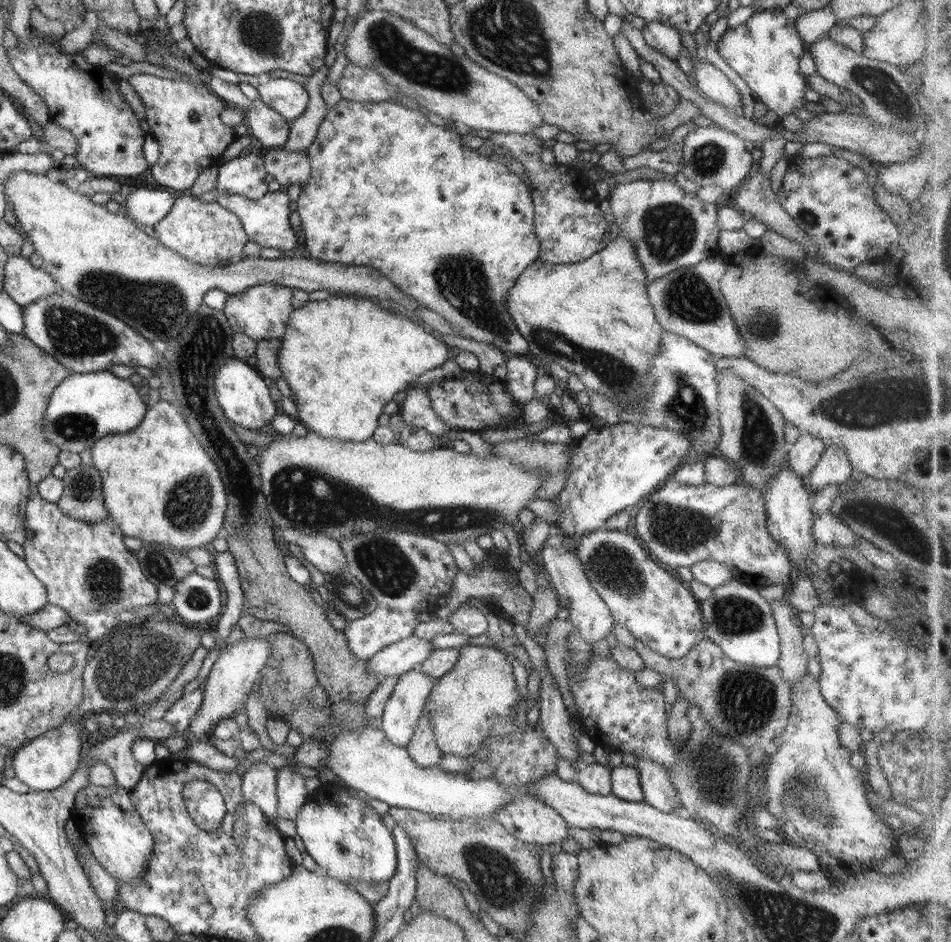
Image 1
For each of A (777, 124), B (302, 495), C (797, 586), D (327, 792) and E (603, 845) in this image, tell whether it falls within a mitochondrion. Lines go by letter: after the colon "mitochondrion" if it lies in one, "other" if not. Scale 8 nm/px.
A: other
B: mitochondrion
C: other
D: other
E: other

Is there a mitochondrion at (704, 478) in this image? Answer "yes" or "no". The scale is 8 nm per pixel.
no

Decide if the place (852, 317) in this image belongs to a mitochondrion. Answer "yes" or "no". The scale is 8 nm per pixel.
no

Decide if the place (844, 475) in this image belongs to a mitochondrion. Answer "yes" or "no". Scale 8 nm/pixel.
no

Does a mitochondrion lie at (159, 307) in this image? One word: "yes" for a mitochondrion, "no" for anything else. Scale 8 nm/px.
yes

